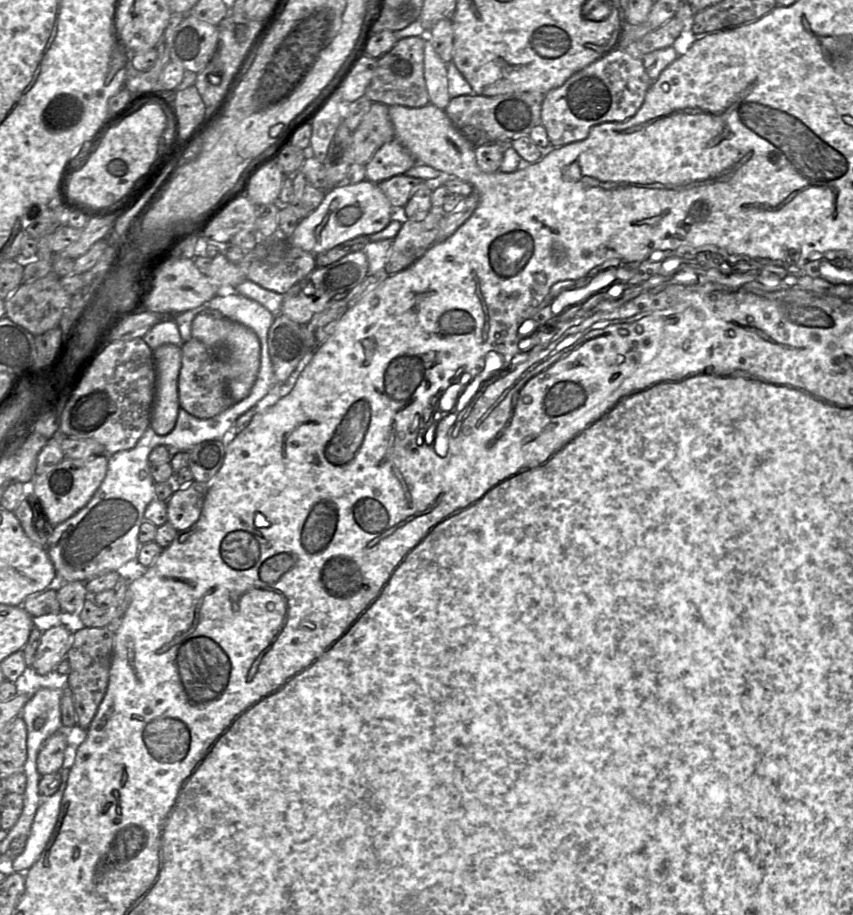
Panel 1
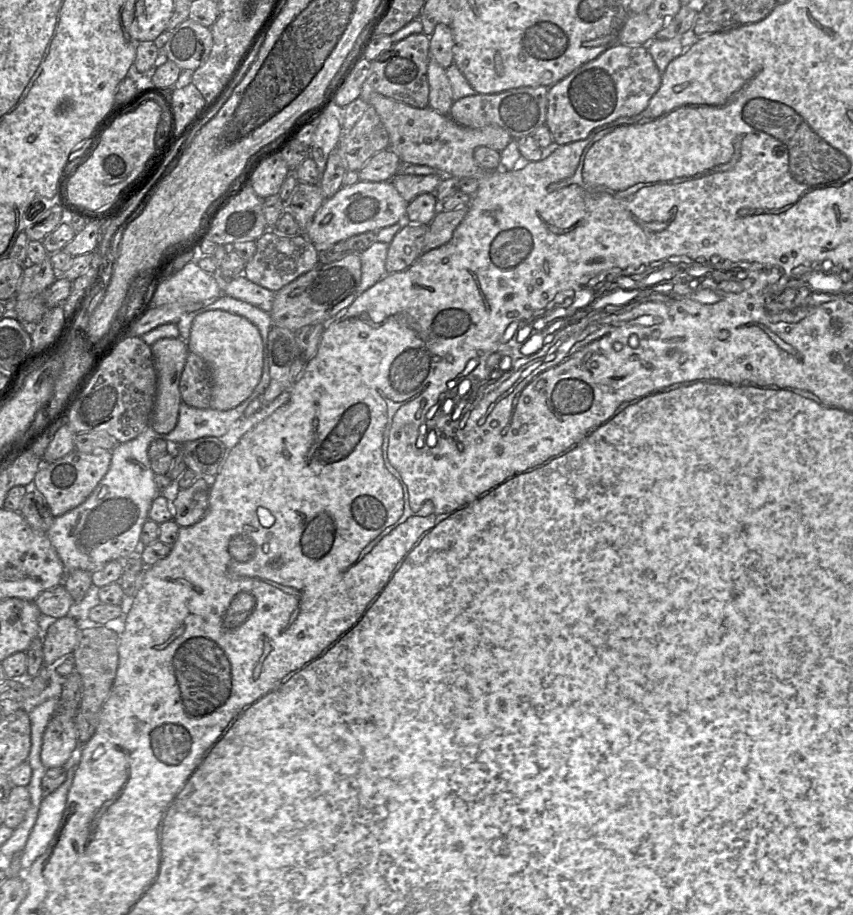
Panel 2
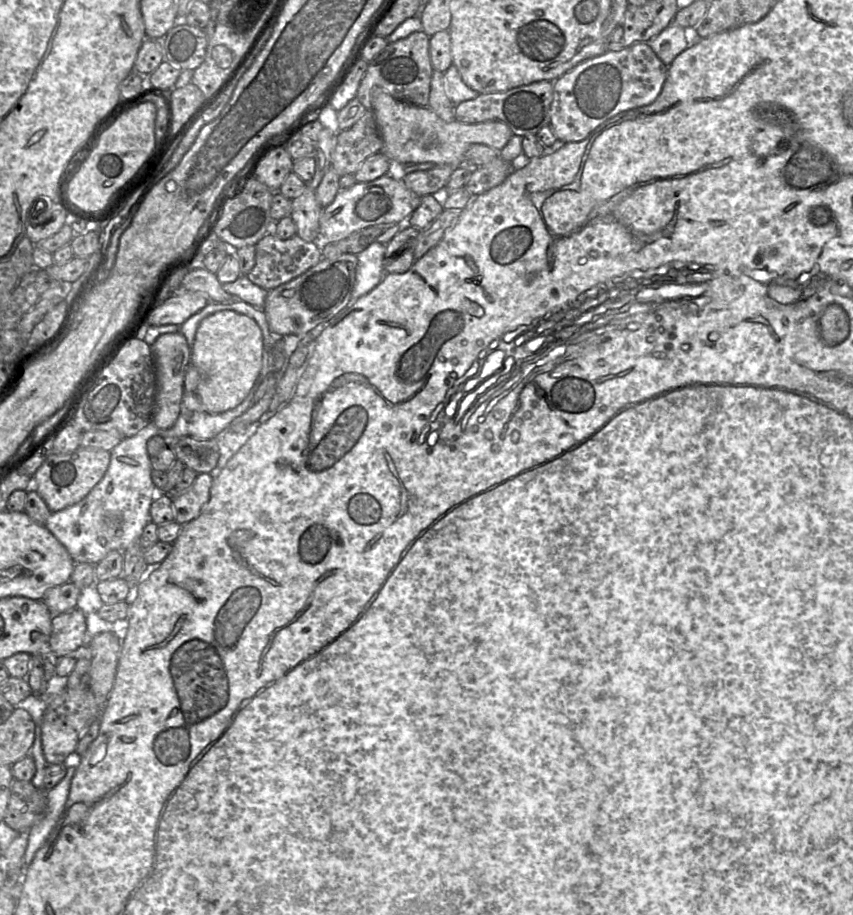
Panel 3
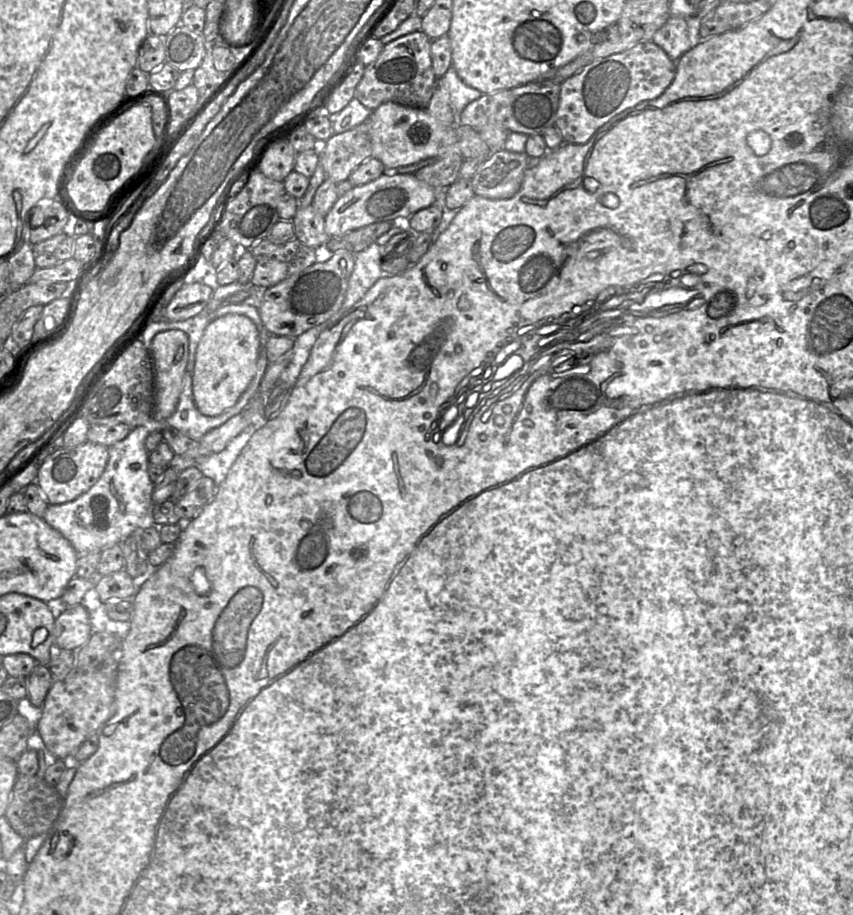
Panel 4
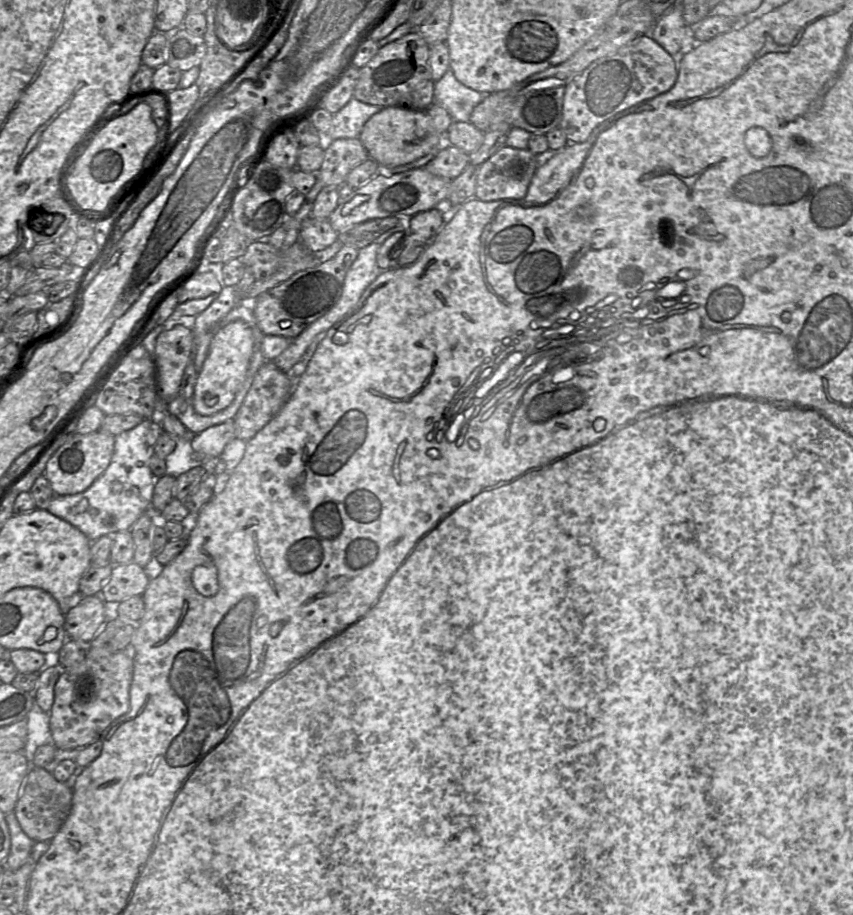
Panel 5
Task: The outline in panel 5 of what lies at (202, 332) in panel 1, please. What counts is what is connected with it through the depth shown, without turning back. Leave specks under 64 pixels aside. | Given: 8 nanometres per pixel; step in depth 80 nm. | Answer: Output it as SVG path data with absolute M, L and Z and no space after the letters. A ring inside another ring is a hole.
M242 320L230 322L214 335L195 383L193 407L198 414L210 416L225 409L232 403L245 380L253 348L253 331Z

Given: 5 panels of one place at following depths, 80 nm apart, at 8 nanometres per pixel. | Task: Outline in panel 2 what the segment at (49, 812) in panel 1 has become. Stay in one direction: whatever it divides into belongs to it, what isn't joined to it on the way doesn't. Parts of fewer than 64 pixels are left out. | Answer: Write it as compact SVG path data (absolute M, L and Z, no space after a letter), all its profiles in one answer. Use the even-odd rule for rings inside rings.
M76 768L68 769L65 782L57 790L43 797L37 820L23 850L22 875L43 854L53 839L65 811L75 771Z

